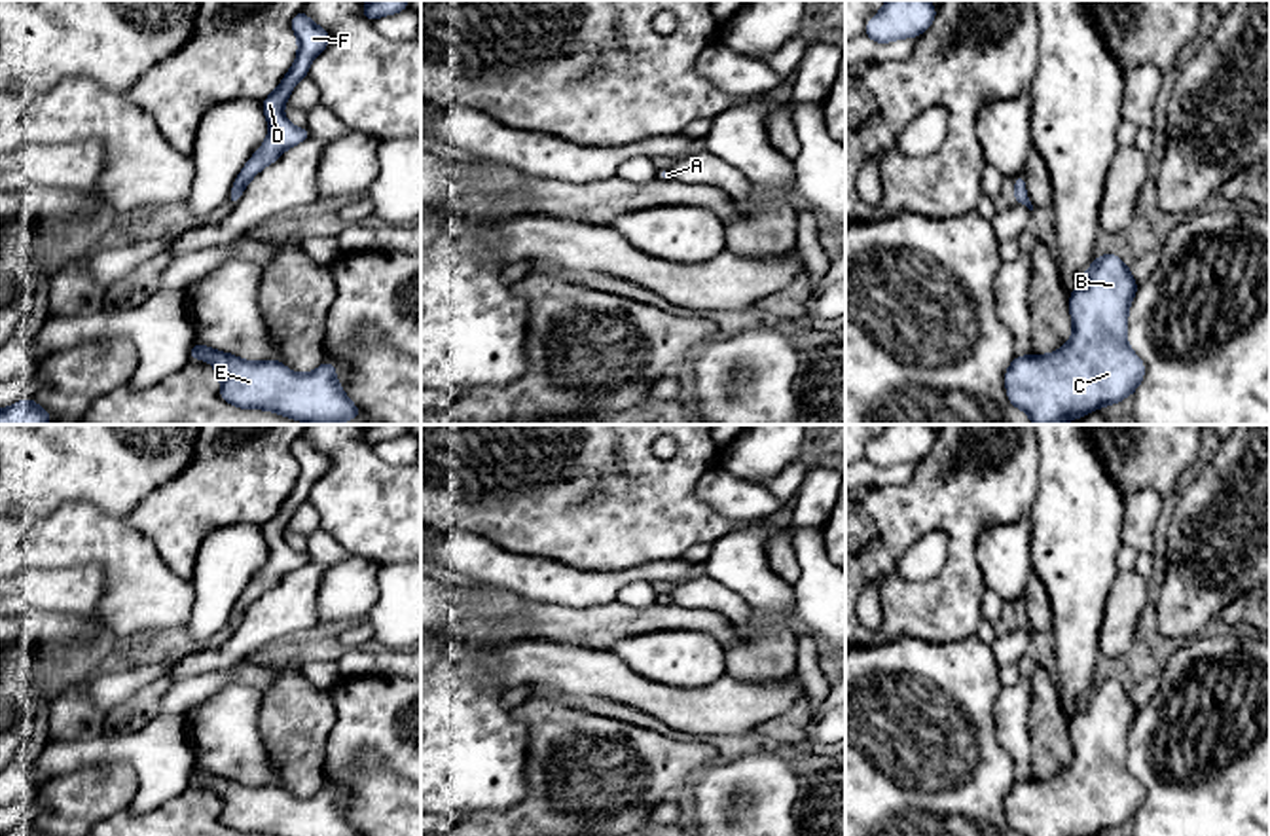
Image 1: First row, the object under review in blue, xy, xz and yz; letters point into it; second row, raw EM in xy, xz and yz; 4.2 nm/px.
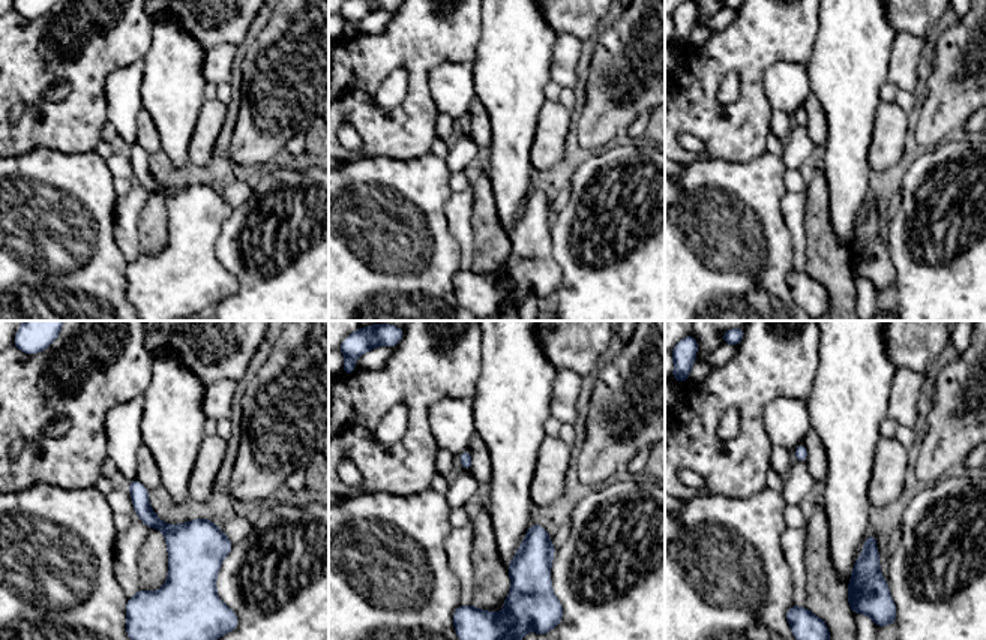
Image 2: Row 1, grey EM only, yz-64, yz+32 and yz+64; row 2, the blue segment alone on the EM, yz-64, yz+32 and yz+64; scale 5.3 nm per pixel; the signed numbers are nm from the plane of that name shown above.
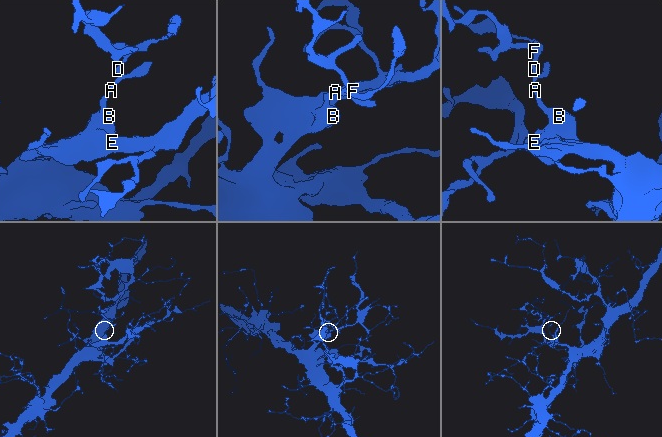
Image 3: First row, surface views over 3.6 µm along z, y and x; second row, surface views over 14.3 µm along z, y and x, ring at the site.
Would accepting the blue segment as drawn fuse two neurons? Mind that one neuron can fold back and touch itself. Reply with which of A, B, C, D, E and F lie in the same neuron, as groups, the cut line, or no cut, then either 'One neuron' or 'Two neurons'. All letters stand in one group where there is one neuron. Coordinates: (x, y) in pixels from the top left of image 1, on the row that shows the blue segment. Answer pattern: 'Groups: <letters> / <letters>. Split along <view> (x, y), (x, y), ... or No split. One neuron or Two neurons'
Groups: A B C D E F. No split. One neuron

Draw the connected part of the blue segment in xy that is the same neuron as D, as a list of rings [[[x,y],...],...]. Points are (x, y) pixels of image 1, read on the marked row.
[[[298,11],[290,27],[298,38],[298,57],[292,68],[282,78],[281,85],[262,100],[262,108],[269,125],[265,142],[246,161],[237,174],[227,203],[235,207],[248,186],[248,182],[267,165],[275,163],[288,148],[307,140],[311,136],[309,127],[294,127],[282,114],[284,104],[294,91],[294,85],[303,80],[311,68],[313,59],[326,49],[332,36],[317,23],[313,23],[305,11]]]

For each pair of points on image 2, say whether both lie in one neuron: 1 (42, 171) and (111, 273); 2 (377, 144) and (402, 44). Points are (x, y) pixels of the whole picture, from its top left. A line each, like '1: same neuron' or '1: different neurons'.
1: same neuron
2: same neuron

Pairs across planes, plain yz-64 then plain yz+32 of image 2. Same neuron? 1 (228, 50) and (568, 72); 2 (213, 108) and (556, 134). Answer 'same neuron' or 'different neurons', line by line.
1: same neuron
2: same neuron

